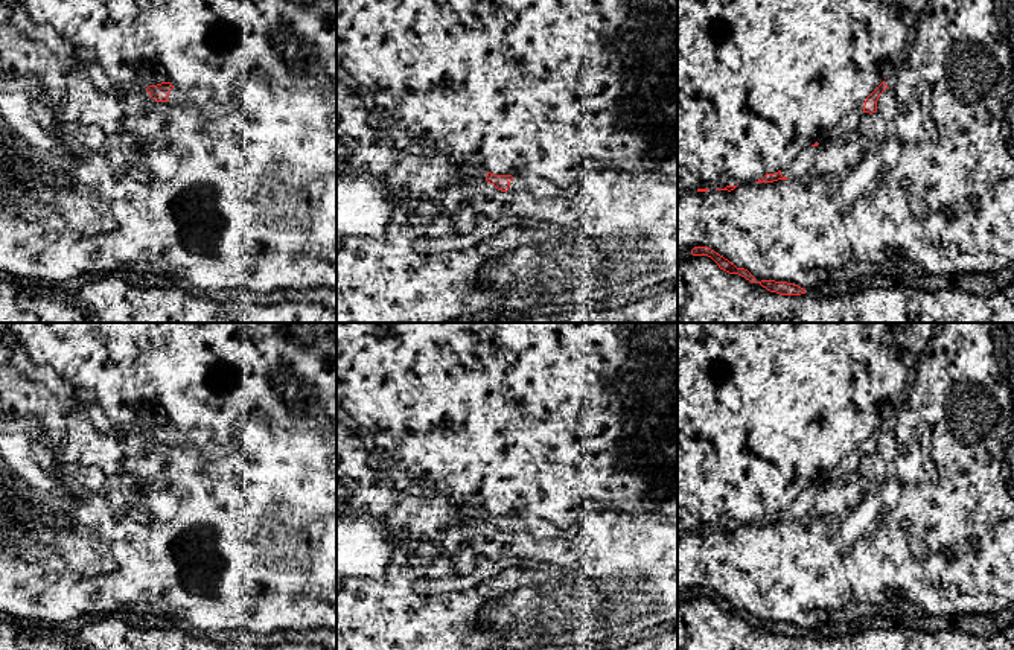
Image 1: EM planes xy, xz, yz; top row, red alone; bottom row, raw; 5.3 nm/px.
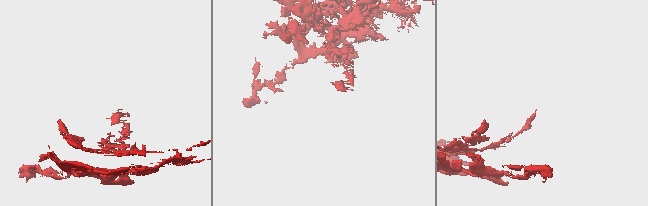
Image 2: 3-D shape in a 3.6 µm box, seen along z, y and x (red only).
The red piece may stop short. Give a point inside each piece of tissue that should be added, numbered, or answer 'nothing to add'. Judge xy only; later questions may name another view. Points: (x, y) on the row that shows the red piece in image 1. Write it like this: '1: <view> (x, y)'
1: xy (270, 64)

